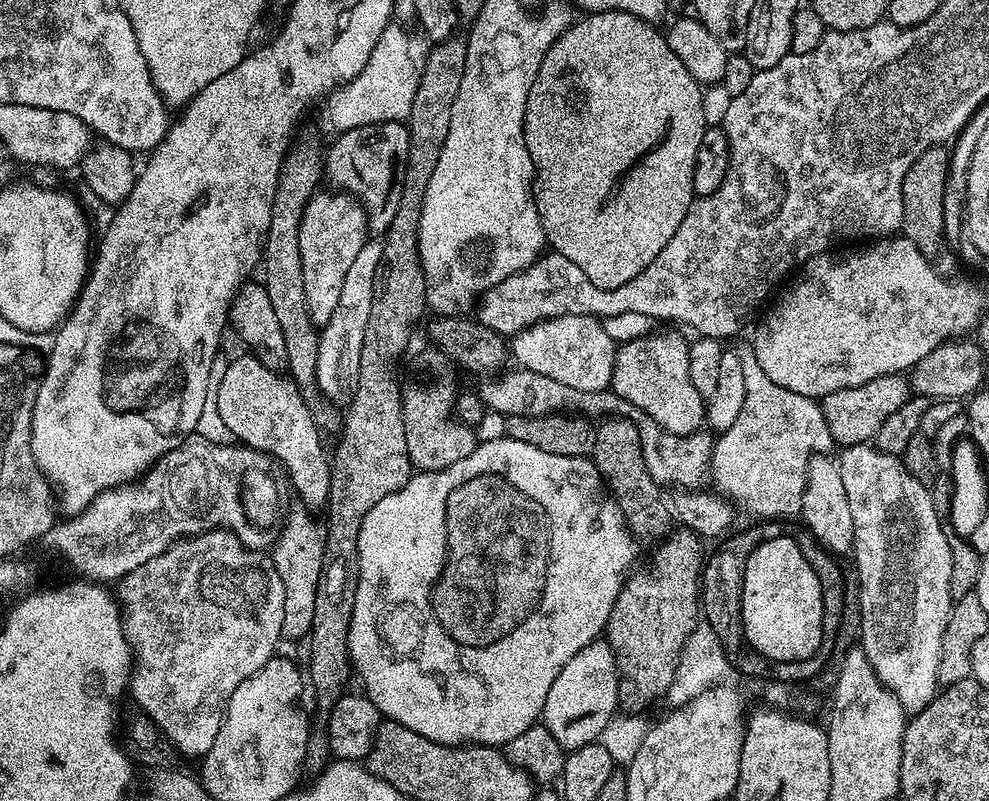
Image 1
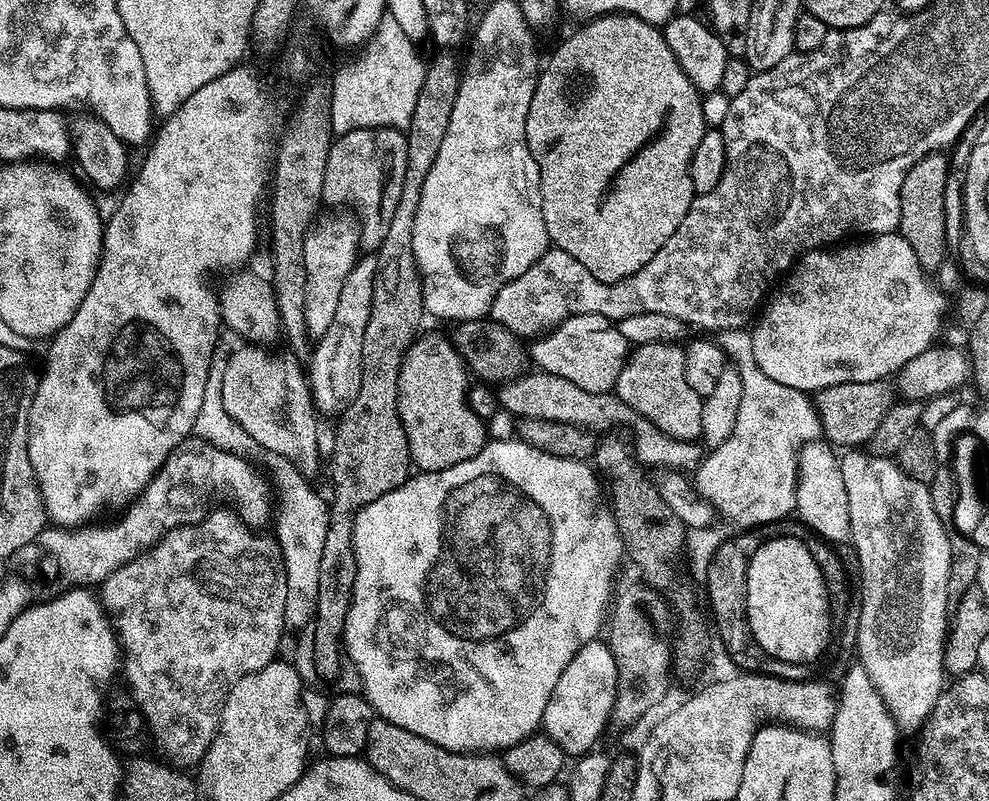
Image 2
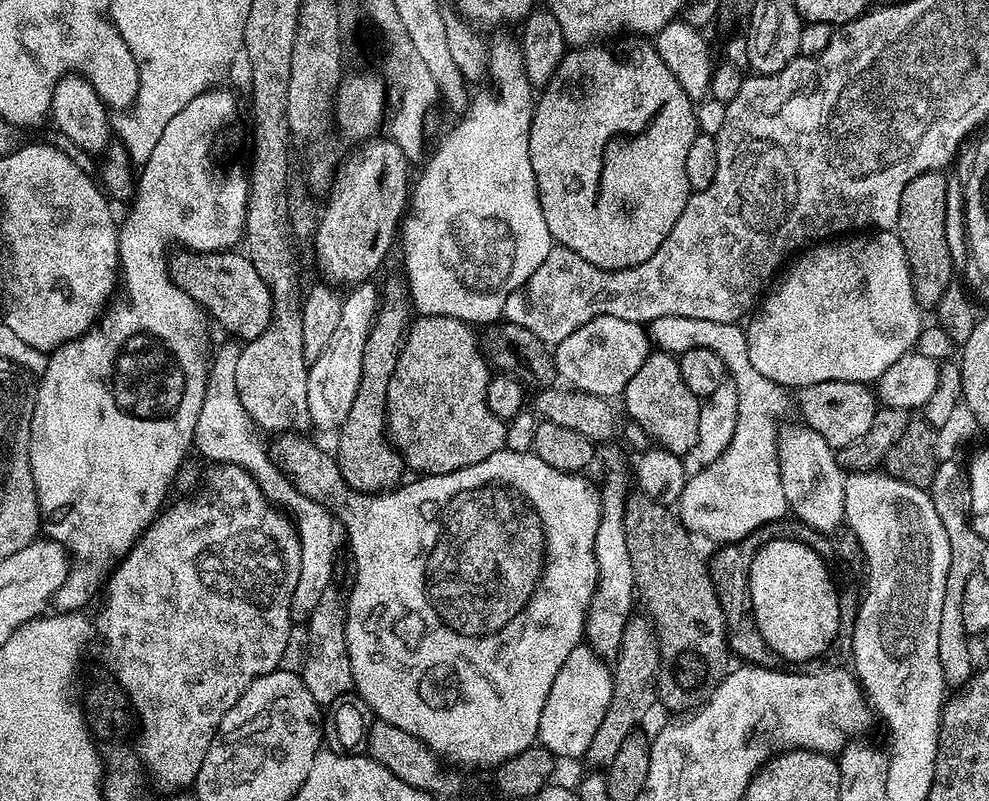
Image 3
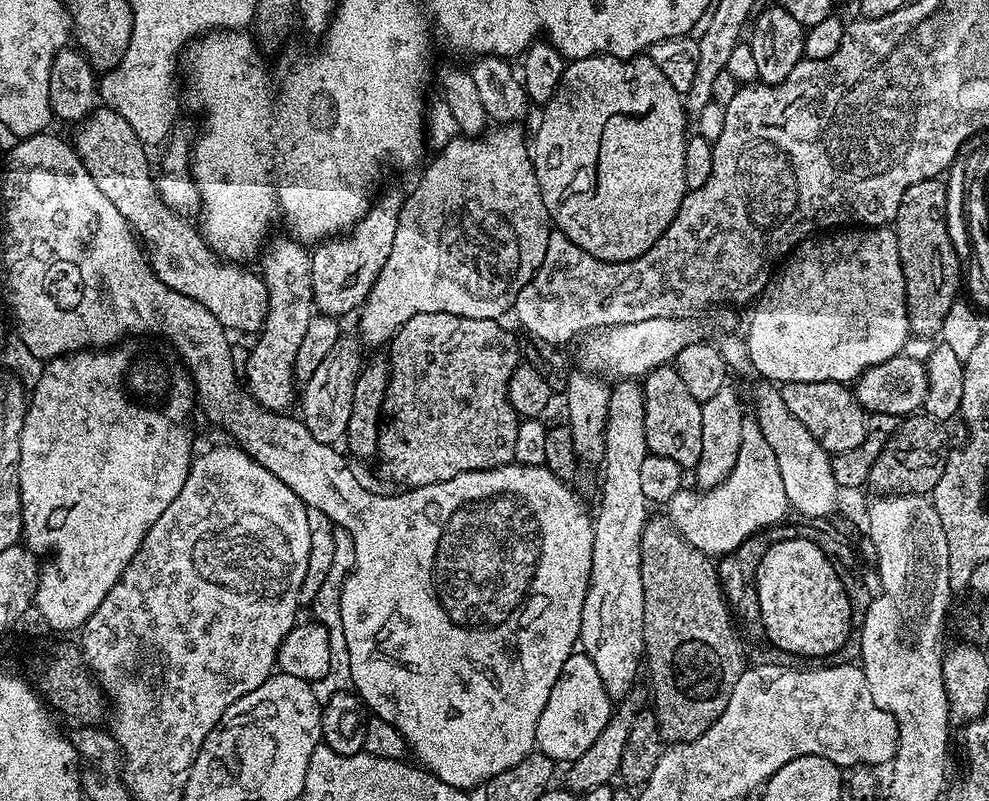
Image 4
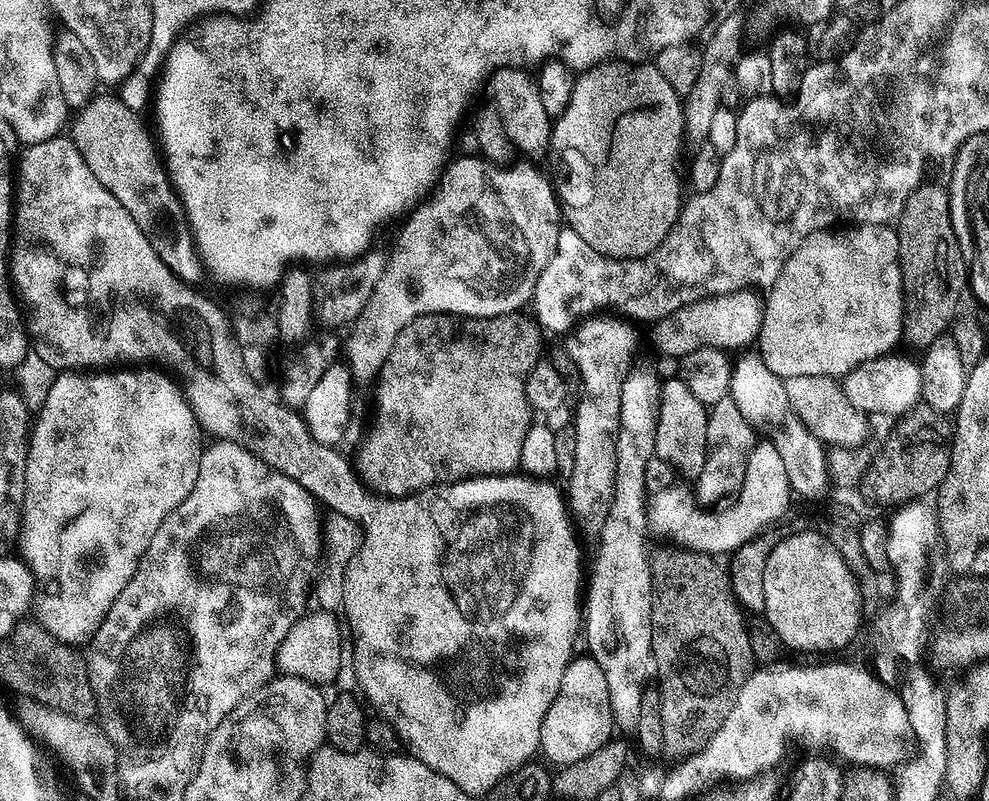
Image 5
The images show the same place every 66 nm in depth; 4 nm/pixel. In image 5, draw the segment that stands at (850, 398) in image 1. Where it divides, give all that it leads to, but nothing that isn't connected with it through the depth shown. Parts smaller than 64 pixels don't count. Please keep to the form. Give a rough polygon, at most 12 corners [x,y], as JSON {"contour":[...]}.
{"contour":[[823,376],[784,381],[791,411],[825,446],[869,443],[869,417]]}

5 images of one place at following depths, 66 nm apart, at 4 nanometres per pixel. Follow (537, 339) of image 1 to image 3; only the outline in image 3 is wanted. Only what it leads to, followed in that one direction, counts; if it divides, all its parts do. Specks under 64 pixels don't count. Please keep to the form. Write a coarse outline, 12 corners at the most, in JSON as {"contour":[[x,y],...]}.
{"contour":[[595,316],[553,347],[557,375],[611,399],[651,353],[645,327]]}

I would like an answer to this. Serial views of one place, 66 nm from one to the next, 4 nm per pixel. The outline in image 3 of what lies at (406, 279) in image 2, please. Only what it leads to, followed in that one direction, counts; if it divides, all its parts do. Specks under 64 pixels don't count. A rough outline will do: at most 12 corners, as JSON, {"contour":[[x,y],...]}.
{"contour":[[399,275],[379,289],[358,392],[334,459],[356,492],[399,485],[386,402],[414,316]]}

